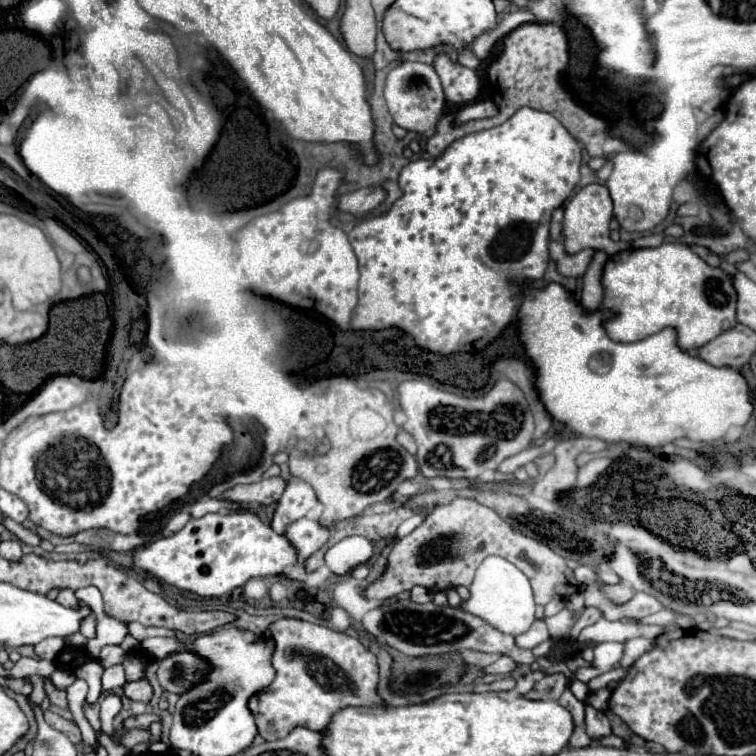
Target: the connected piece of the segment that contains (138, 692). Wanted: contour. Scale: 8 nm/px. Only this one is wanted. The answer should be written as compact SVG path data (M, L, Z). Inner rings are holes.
M140 679L140 681L134 681L134 683L126 683L124 691L126 691L126 695L130 699L136 699L136 701L150 701L152 699L152 687L148 685L146 679Z

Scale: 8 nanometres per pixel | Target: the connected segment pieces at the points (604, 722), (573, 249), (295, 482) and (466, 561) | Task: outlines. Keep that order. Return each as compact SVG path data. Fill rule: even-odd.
M586 707L586 731L592 741L600 741L602 737L612 735L610 721L606 719L606 715L602 711L598 711L594 707Z
M592 183L592 185L586 185L584 189L580 189L570 199L570 203L566 203L566 207L564 207L564 231L562 233L564 233L566 253L574 255L582 249L592 247L596 251L604 251L606 255L614 255L614 253L629 249L631 247L629 242L616 242L610 239L610 231L608 231L610 219L612 219L612 199L610 199L606 185Z
M290 479L286 483L286 489L274 509L272 515L272 523L270 527L278 533L284 535L286 529L298 521L300 517L304 517L312 507L316 507L318 499L316 493L312 491L312 487L300 479Z
M456 497L446 505L436 505L410 535L394 541L386 571L364 589L364 595L368 599L388 599L402 591L410 591L416 585L422 585L432 593L470 585L478 565L488 555L500 555L526 573L538 605L546 605L556 595L568 599L582 589L572 569L566 565L566 559L556 555L548 545L522 535L494 509L476 499Z

